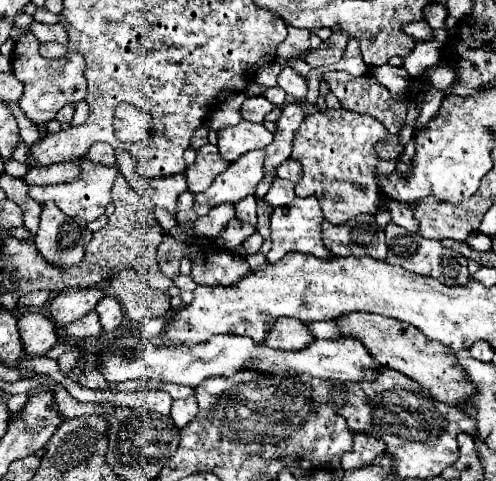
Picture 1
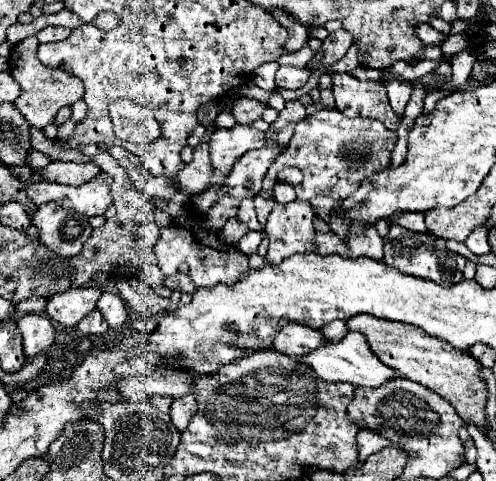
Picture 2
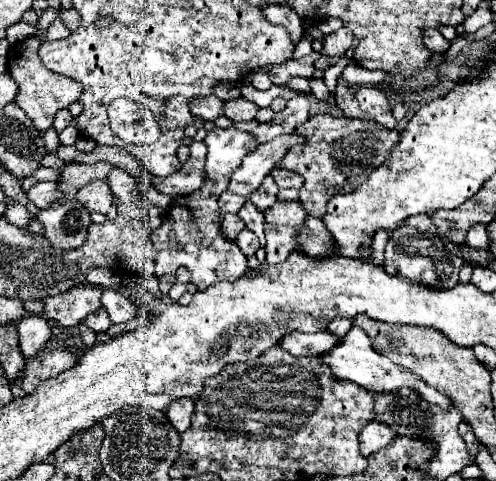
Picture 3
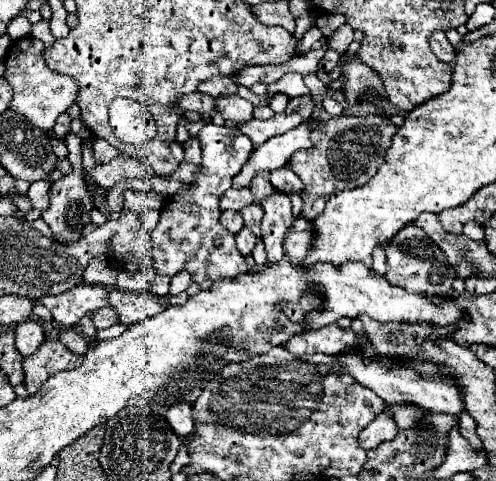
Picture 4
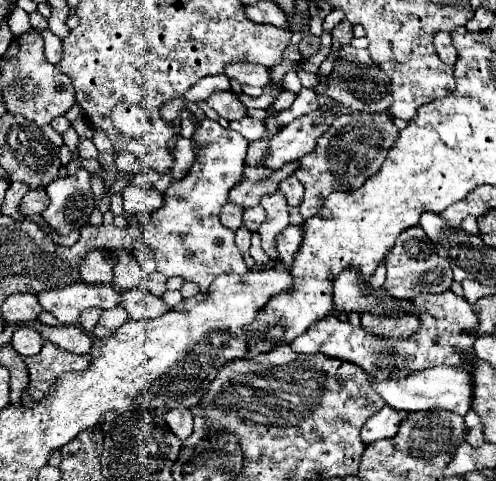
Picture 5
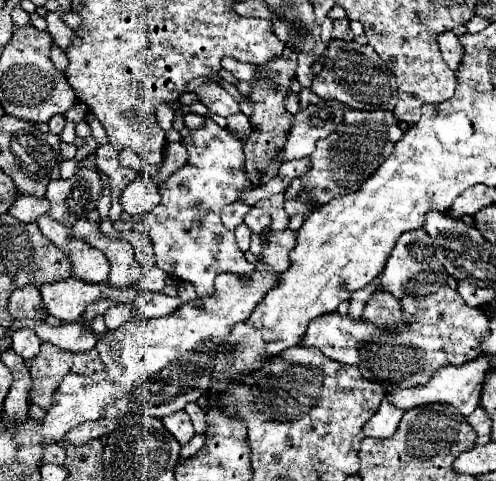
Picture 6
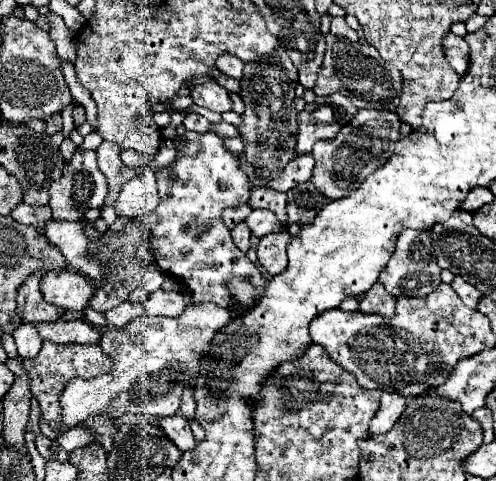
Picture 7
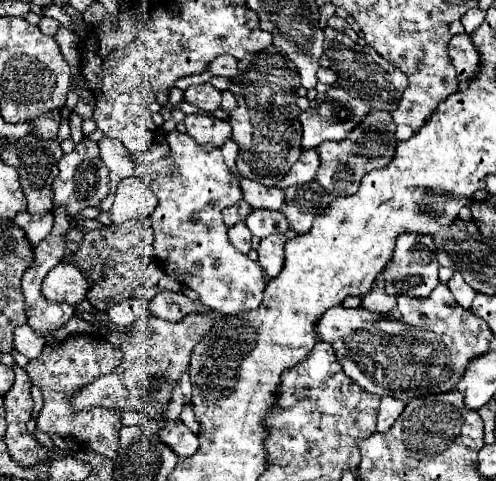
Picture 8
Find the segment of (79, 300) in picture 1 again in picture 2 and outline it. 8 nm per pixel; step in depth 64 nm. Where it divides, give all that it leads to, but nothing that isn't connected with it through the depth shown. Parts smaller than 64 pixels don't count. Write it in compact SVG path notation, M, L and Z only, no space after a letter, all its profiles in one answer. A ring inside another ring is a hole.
M70 288L66 292L54 294L46 304L48 318L72 328L96 308L96 300L100 298L100 294L102 292L98 288Z

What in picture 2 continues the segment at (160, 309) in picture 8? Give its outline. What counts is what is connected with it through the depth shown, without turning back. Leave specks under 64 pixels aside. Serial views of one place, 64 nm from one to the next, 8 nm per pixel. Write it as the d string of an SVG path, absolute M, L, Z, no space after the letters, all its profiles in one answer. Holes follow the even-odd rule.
M104 292L100 296L98 310L102 312L108 328L112 328L112 330L120 328L126 322L126 318L128 318L128 310L126 310L124 302L120 300L118 294L112 294L112 292Z

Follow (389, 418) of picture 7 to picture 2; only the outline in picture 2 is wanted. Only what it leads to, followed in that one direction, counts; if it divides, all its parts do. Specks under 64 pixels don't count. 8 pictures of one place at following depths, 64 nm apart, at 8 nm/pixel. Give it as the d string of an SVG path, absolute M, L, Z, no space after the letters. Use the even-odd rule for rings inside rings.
M362 428L356 436L356 444L358 444L358 462L364 462L370 454L376 454L380 450L384 450L388 446L388 440L384 440L384 436Z

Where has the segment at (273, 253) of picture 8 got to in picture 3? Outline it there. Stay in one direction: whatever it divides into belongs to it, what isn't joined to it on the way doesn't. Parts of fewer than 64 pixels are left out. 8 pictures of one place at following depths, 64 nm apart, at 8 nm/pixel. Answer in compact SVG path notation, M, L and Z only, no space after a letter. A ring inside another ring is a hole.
M308 218L302 232L300 232L300 250L308 256L322 258L336 254L336 242L332 240L332 234L328 228L324 228L324 222L320 218Z

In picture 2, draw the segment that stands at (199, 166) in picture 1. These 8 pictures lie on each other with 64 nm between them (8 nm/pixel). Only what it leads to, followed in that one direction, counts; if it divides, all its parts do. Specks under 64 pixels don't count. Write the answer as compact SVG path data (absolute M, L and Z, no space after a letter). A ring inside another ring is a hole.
M202 142L194 148L194 160L176 174L176 182L184 194L194 196L206 190L206 186L210 184L210 178L212 178L210 148L206 142Z

